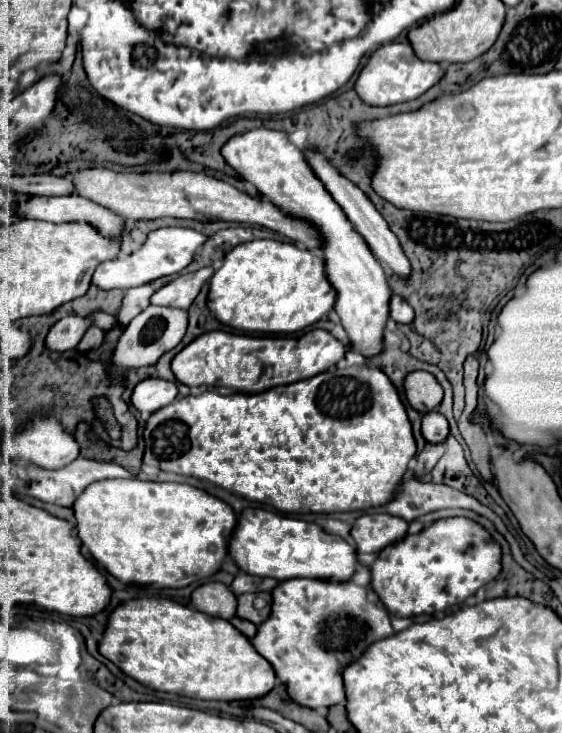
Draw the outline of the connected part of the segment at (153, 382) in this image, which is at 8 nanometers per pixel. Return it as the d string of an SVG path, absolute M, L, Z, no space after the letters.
M148 377L134 387L132 405L140 413L150 415L150 413L158 411L160 407L170 405L176 399L176 395L178 395L176 383L160 379L160 377Z

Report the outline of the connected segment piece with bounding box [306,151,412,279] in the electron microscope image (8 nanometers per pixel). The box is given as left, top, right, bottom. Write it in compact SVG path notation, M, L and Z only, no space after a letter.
M306 151L306 159L308 159L308 165L312 167L312 171L316 173L316 177L324 183L326 191L332 195L332 199L340 205L340 209L346 213L348 221L354 225L354 229L364 237L364 241L368 243L370 251L374 253L374 257L384 265L388 267L386 271L392 273L392 275L398 275L400 279L408 279L410 273L412 273L412 267L408 263L408 257L404 255L396 235L390 231L388 223L384 221L384 217L376 211L376 207L370 203L370 199L354 185L354 183L348 183L348 179L344 179L338 171L332 171L332 165L328 163L328 159L324 159L322 151L320 155L316 155L316 151Z

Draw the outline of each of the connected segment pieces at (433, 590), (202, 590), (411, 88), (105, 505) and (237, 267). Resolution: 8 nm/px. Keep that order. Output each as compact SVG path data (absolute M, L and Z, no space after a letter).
M466 517L440 519L428 529L406 535L400 543L392 543L392 547L384 547L378 553L370 565L372 589L396 617L432 615L434 611L462 605L464 599L496 579L500 573L500 557L500 545L482 525Z
M202 583L194 589L192 603L198 611L220 619L232 619L236 615L236 595L224 583Z
M388 43L384 47L378 47L370 55L370 59L362 67L362 71L354 83L354 89L364 103L384 107L384 105L404 103L404 101L412 101L412 99L420 97L432 85L436 85L442 75L444 75L444 71L440 65L420 61L408 43Z
M108 479L108 481L100 481L100 483L92 483L92 487L88 487L88 491L84 491L84 495L80 495L80 499L72 505L72 511L74 511L74 517L78 521L76 525L76 531L78 531L78 539L82 541L82 545L88 547L90 555L94 559L98 559L100 565L104 565L104 569L114 575L116 579L124 581L124 583L144 583L144 585L158 585L158 587L186 587L194 581L200 581L200 579L206 579L210 575L214 575L224 557L228 555L228 539L230 539L230 533L232 529L236 527L236 513L232 511L232 507L228 503L224 503L222 499L218 497L212 497L208 495L206 491L200 491L192 485L186 485L186 483L154 483L154 481L140 481L140 479Z
M274 239L234 247L210 281L208 307L224 325L250 333L294 333L332 311L336 289L326 277L326 263L308 249Z

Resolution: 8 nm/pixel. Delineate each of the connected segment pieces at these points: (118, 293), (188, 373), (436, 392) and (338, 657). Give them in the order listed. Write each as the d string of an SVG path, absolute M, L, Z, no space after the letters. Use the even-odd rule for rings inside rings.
M90 285L90 291L86 295L82 295L80 299L76 299L80 303L80 307L76 309L76 315L88 317L94 311L104 311L104 313L116 315L116 311L120 309L122 297L124 297L122 289L104 291L104 289L96 287L96 285Z
M324 329L308 331L300 337L252 337L226 331L212 331L194 339L172 359L176 379L188 387L222 385L244 393L266 391L274 385L296 383L336 365L344 357L344 345ZM288 377L288 379L276 379Z
M414 371L404 381L406 387L406 399L408 403L420 413L426 415L428 411L434 411L442 401L442 387L434 379L434 375L426 371Z
M286 579L272 589L272 613L258 625L252 647L274 667L292 701L318 709L344 701L342 671L368 645L394 635L384 607L366 599L366 589L356 583L320 579Z

